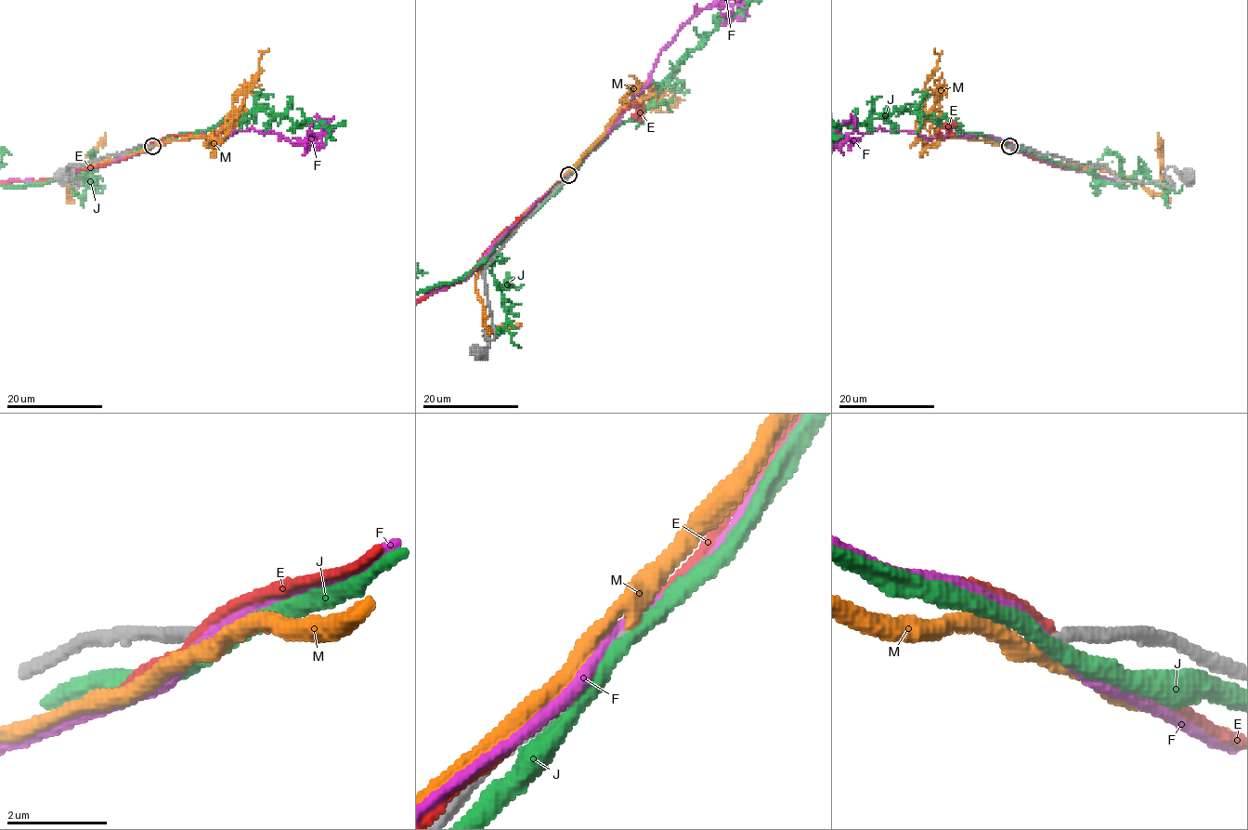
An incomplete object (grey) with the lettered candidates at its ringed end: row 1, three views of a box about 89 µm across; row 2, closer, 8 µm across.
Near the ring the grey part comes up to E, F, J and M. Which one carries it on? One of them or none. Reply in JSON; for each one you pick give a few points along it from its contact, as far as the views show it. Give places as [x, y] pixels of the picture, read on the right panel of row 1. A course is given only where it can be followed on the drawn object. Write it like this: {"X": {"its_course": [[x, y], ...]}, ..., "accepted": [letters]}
{"M": {"its_course": [[1010, 145], [1015, 151], [1043, 160], [1135, 177], [1156, 194], [1163, 190], [1161, 139], [1157, 133]]}, "accepted": ["M"]}

